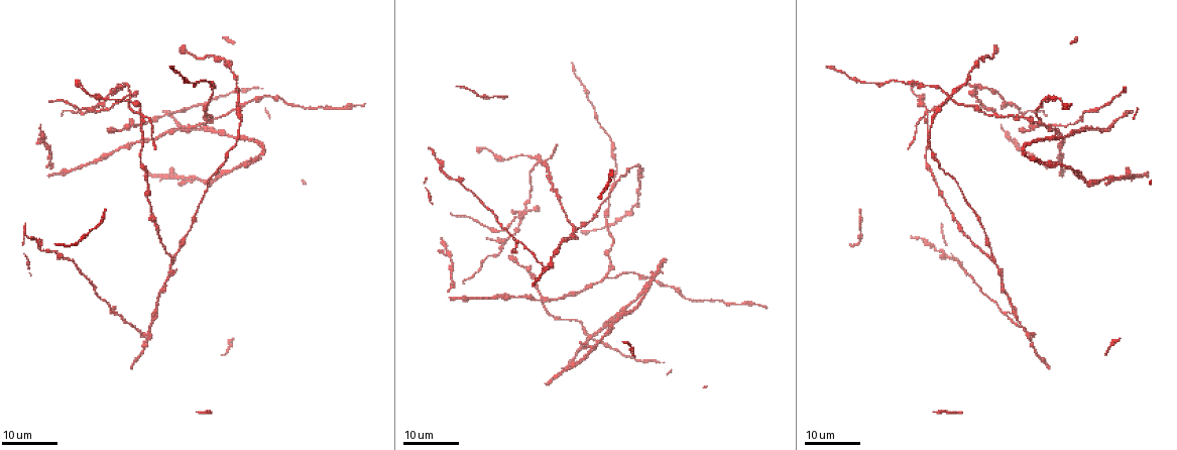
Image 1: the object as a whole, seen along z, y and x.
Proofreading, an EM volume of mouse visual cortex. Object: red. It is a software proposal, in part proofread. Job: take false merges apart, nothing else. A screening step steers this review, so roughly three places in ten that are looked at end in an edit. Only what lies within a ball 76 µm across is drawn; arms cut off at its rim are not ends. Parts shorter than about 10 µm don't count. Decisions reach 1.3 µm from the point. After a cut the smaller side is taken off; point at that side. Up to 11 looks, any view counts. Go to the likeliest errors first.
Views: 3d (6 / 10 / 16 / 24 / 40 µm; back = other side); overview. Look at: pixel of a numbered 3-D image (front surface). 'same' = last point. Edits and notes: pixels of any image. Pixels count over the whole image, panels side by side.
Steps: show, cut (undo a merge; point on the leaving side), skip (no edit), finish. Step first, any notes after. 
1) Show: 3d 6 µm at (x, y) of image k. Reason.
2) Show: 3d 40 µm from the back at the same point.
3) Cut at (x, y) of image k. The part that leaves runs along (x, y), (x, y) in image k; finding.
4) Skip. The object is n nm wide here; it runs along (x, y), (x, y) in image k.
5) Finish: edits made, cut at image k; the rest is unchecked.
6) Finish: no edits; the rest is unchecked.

Show: 3d 24 µm at (1040, 123) of image 1. Three arms meet.

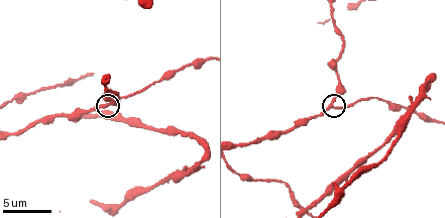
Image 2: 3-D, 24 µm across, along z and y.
Show: 3d 10 µm at (330, 105) of image 2.

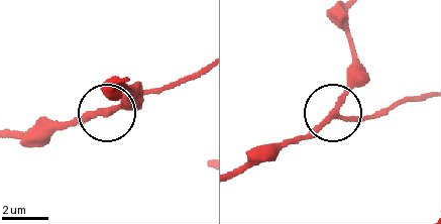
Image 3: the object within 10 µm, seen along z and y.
Skip. It runs along (345, 20), (351, 78), (337, 111), (351, 118), (383, 114) in image 3; all the same neuron.

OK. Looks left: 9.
Show: 3d 24 µm at (145, 338) of image 1. Three-way junction.

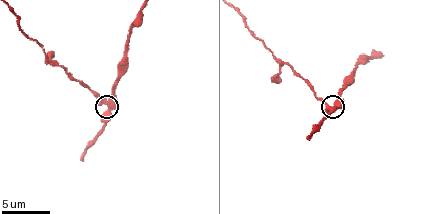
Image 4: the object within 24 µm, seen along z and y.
Show: 3d 10 µm at (104, 104) of image 4.

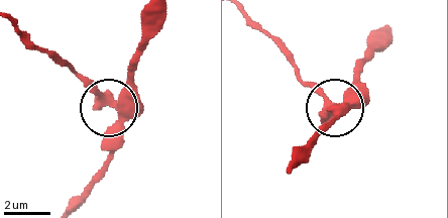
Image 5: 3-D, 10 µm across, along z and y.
Skip. 3 arms meet here; it runs along (159, 15), (132, 85), (117, 102), (111, 157) in image 5; all the same neuron.

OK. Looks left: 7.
Show: 3d 16 µm at (140, 112) of image 1. Three-way junction.

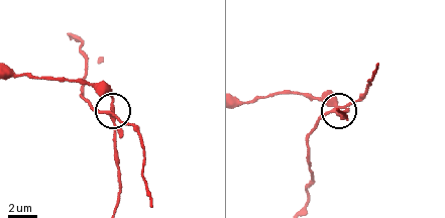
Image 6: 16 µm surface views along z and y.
Show: 3d 6 µm at (105, 110) of image 6. Closer look.

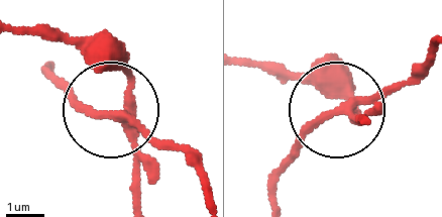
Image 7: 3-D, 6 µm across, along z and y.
Cut at (153, 183) of image 7. 3 arms meet here; a second neuron is stuck on.

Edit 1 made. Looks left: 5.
Show: 3d 16 µm at (55, 251) of image 1. A narrow waist.

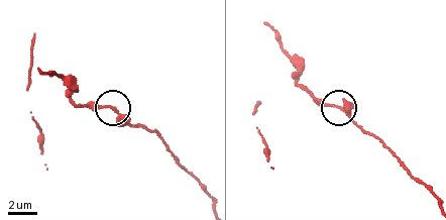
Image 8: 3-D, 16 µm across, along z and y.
Show: 3d 6 µm at (337, 108) of image 8.

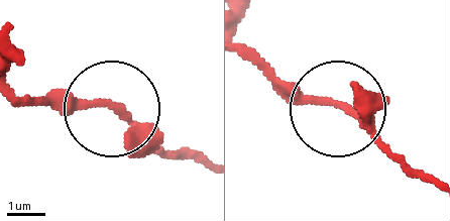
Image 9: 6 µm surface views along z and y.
Skip. The object is 190 nm wide here; continuous, no second neuron.

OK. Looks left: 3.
Show: 3d 16 µm at (948, 93) of image 1.

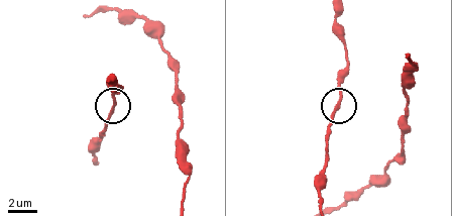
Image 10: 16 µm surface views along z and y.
Show: 3d 10 µm at (112, 110) of image 10.

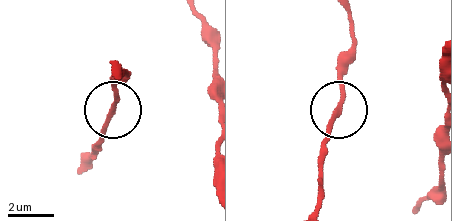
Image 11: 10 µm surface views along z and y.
Skip. The side arm is 28 µm long; one neuron here.

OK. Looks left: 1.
Finish: edits made, cut at image 7; the rest is unchecked.

